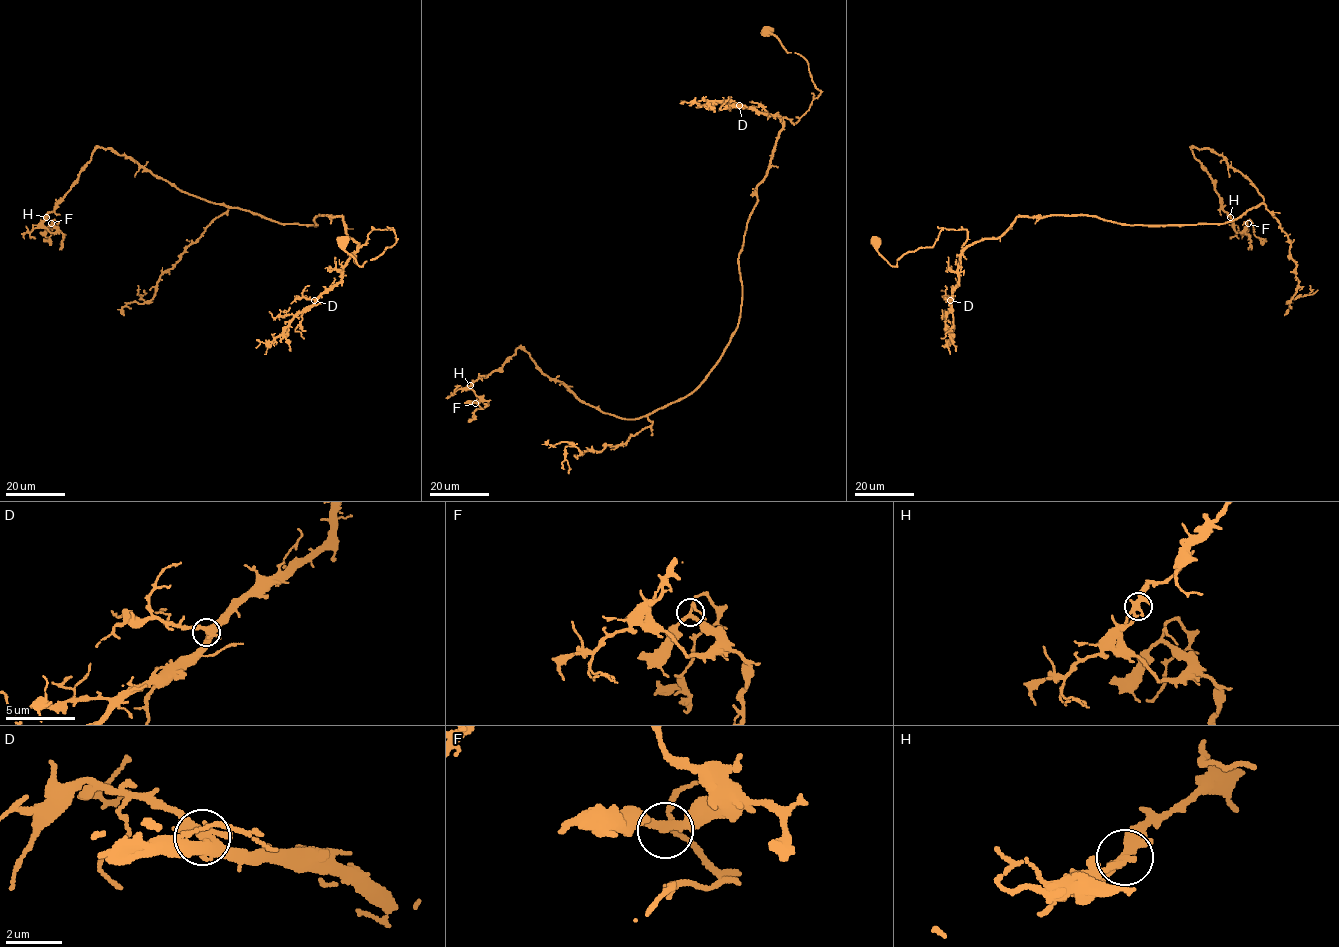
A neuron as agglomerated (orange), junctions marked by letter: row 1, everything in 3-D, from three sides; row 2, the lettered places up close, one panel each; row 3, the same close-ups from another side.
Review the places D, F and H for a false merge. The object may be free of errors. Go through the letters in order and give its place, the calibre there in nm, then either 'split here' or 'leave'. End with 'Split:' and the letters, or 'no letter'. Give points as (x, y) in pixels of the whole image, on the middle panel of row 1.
D: (739, 105) | 380 nm | leave
F: (475, 403) | 240 nm | leave
H: (470, 385) | 260 nm | leave
Split: no letter

